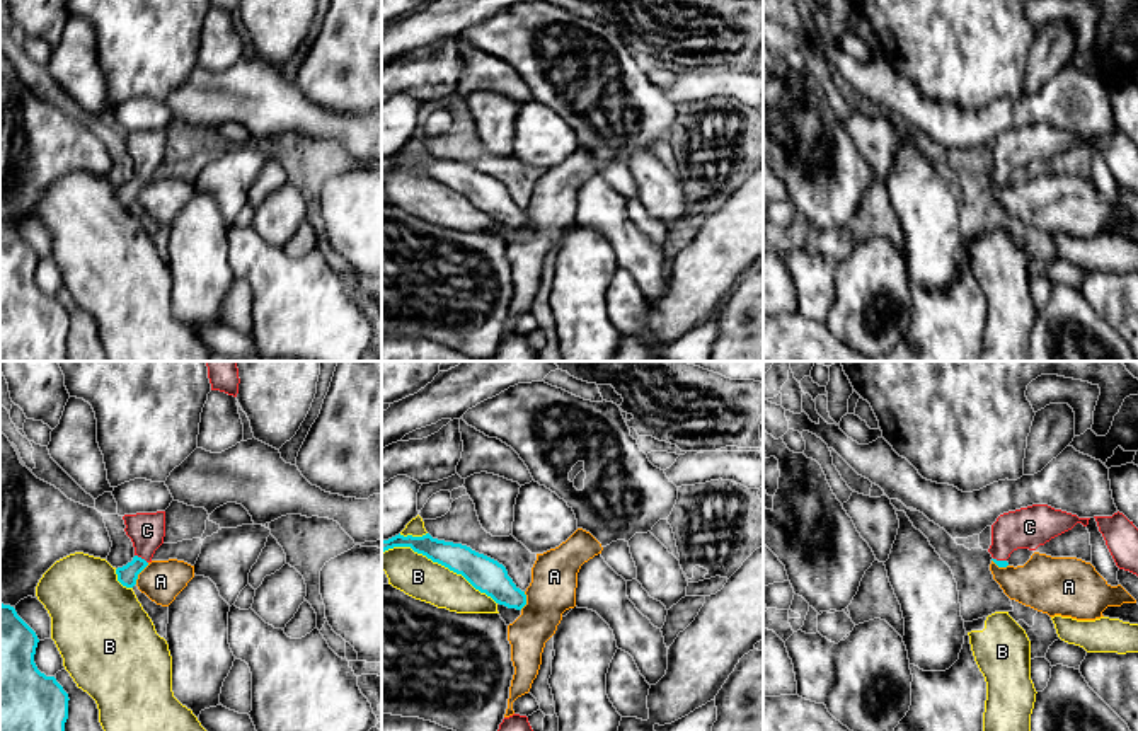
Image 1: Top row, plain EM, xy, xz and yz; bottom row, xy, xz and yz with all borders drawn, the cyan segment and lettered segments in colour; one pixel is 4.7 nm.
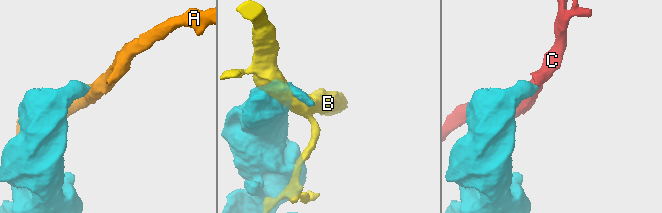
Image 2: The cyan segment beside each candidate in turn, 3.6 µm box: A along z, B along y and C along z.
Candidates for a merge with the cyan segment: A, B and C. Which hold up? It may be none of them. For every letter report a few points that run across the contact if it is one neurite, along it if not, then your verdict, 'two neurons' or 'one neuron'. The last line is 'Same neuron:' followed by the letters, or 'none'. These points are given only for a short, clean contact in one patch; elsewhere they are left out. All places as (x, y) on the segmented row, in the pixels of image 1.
A: line xy (149, 563), (135, 583); two neurons
B: two neurons
C: line xy (126, 575), (140, 558), (147, 530); one neuron
Same neuron: C

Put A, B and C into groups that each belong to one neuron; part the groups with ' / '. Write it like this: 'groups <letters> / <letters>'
groups A / B / C

